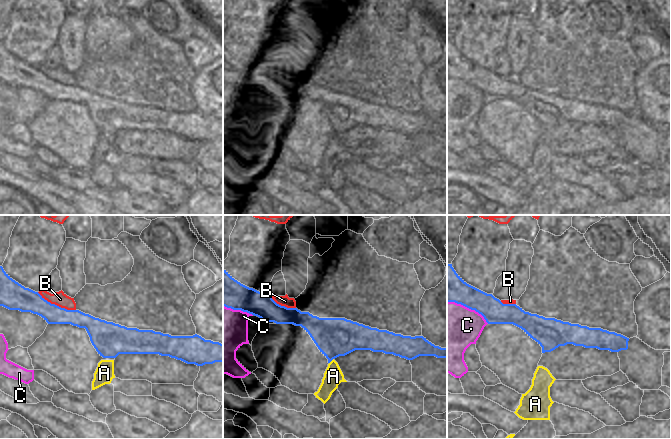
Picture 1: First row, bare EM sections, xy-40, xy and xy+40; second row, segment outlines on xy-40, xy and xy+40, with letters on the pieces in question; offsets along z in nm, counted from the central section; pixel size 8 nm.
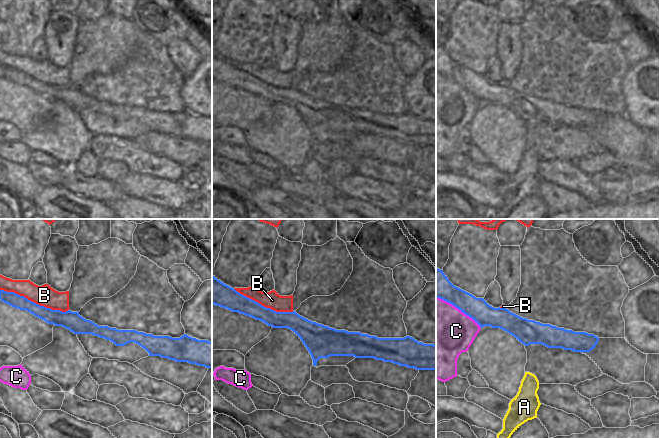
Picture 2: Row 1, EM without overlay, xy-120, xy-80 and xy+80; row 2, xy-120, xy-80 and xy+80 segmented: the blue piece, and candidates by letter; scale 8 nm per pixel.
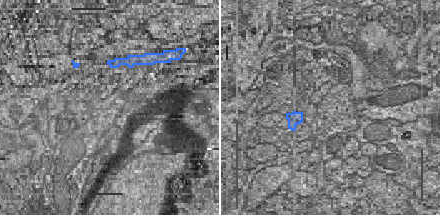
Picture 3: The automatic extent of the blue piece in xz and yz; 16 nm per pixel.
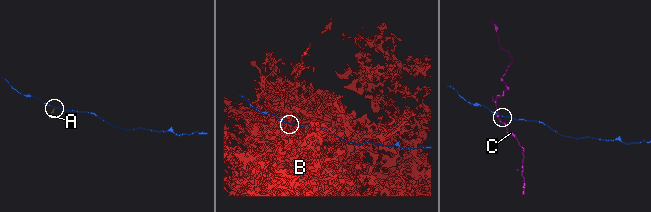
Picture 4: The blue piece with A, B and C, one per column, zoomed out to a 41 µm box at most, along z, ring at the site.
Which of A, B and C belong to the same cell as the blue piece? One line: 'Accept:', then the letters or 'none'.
Accept: none

